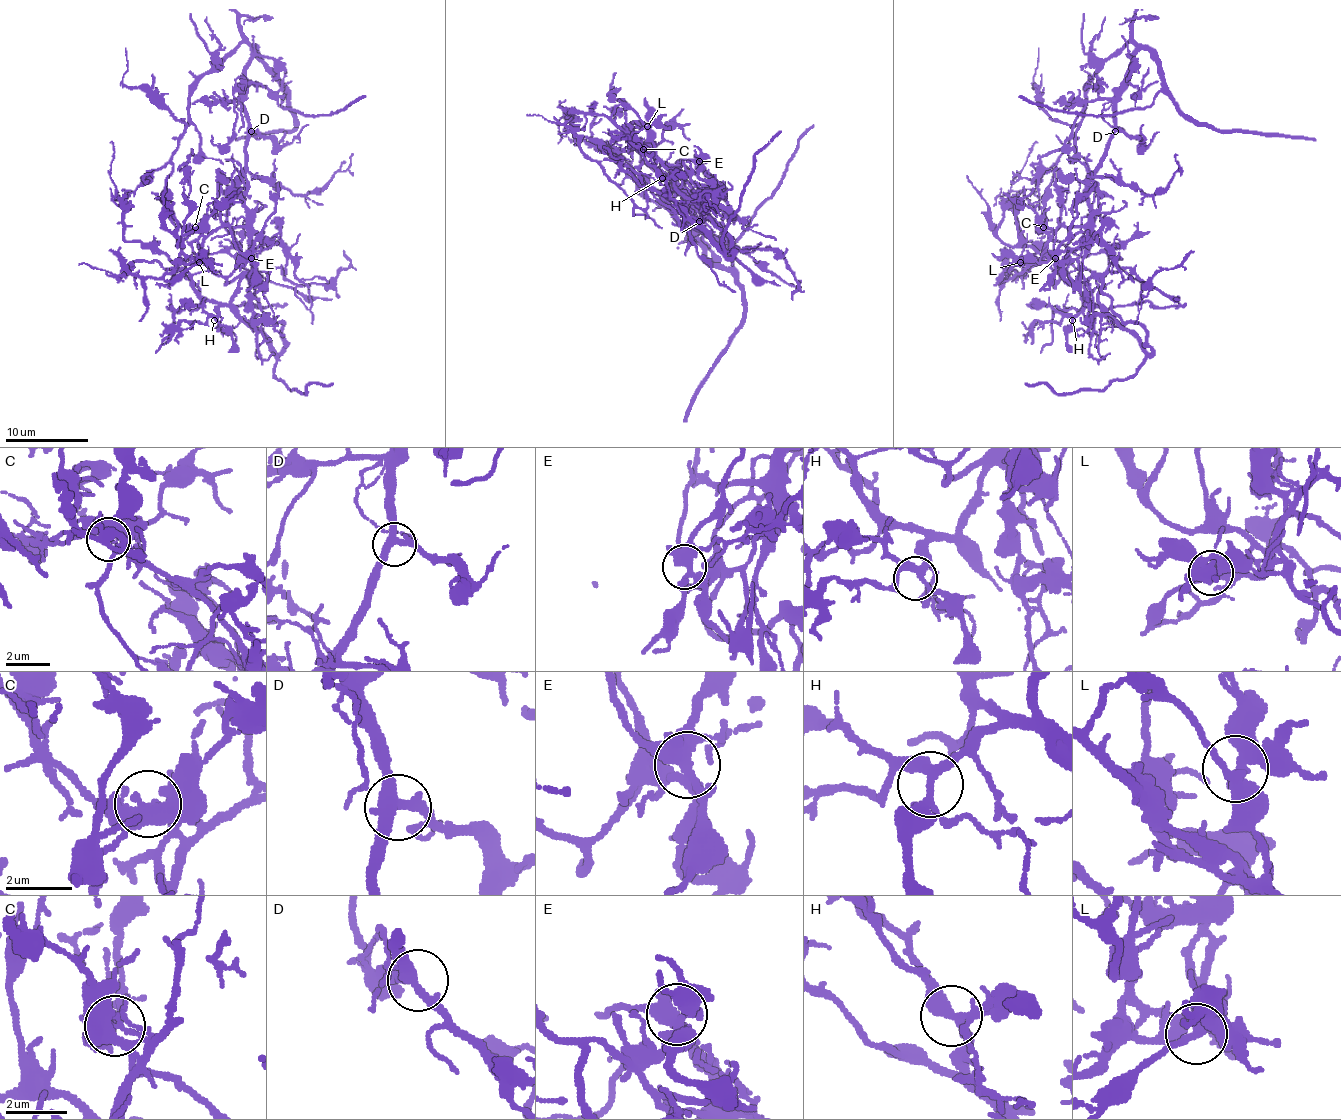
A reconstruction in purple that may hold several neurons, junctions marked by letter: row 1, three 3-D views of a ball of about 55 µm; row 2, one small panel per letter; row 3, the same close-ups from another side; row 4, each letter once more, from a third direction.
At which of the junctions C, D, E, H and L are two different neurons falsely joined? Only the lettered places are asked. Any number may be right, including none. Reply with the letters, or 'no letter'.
C

